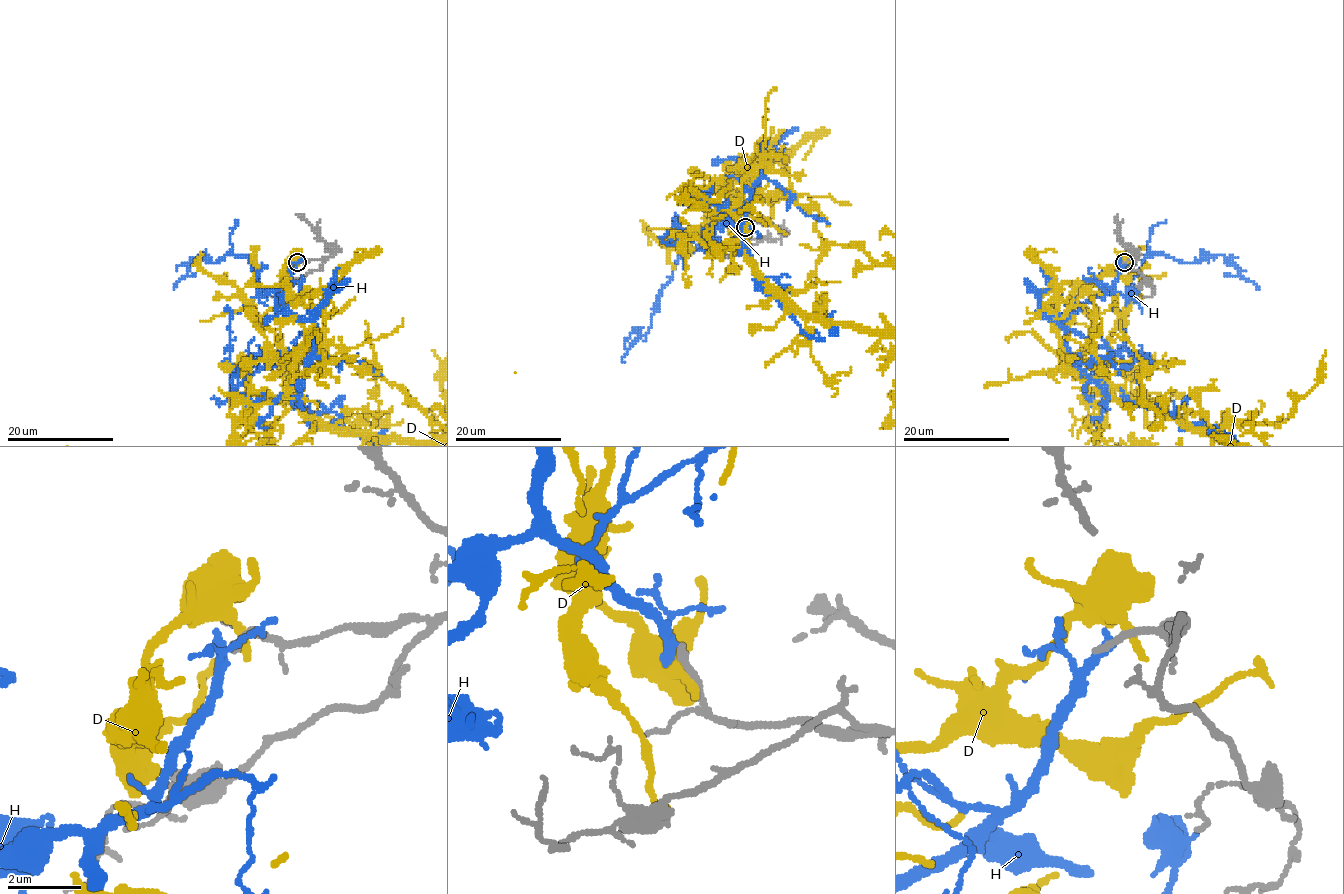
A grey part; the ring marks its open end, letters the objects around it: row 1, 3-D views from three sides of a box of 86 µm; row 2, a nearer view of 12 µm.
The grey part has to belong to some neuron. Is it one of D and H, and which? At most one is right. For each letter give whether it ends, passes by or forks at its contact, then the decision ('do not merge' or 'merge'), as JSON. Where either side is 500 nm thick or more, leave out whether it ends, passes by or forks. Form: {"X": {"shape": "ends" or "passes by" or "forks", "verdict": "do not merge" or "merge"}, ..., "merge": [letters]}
{"D": {"shape": "ends", "verdict": "do not merge"}, "H": {"shape": "passes by", "verdict": "do not merge"}, "merge": []}

